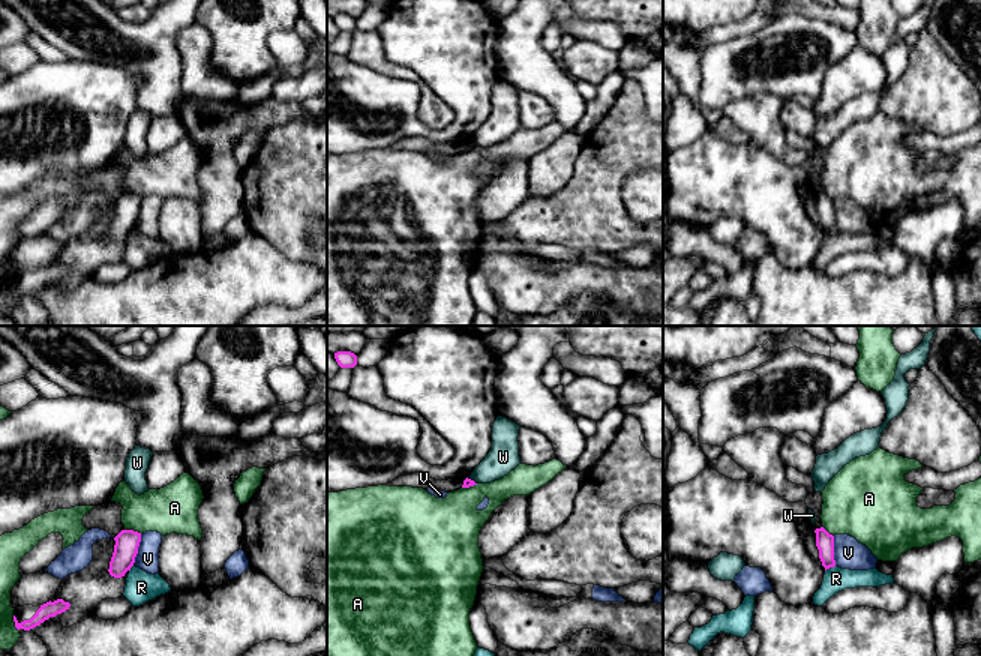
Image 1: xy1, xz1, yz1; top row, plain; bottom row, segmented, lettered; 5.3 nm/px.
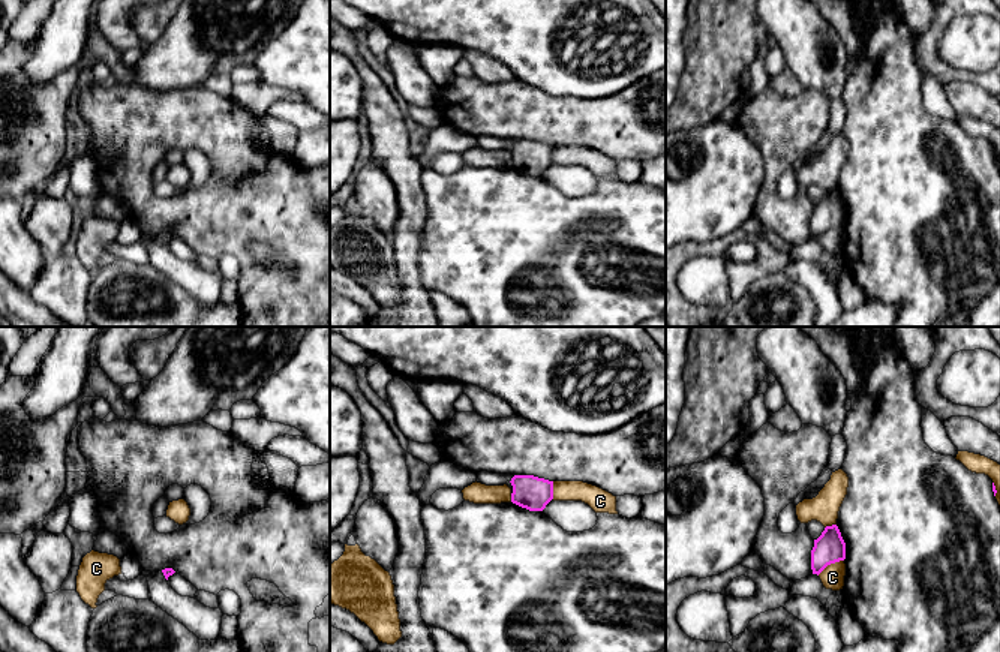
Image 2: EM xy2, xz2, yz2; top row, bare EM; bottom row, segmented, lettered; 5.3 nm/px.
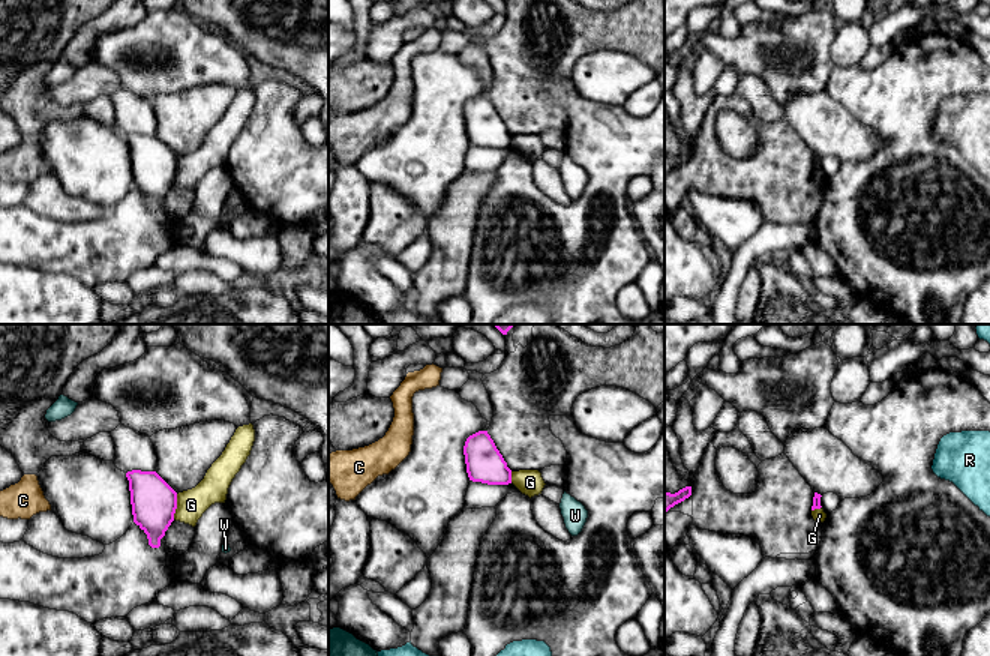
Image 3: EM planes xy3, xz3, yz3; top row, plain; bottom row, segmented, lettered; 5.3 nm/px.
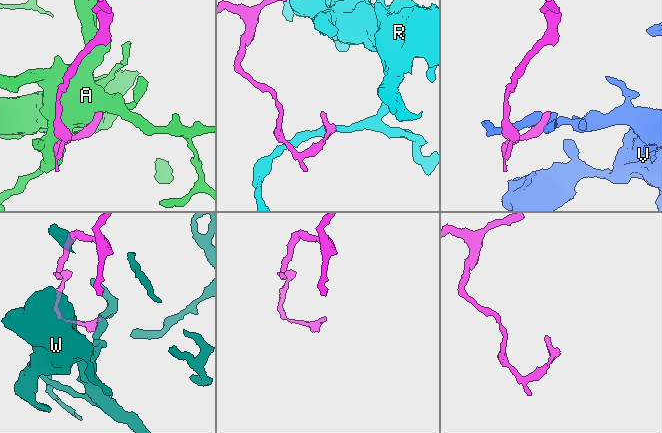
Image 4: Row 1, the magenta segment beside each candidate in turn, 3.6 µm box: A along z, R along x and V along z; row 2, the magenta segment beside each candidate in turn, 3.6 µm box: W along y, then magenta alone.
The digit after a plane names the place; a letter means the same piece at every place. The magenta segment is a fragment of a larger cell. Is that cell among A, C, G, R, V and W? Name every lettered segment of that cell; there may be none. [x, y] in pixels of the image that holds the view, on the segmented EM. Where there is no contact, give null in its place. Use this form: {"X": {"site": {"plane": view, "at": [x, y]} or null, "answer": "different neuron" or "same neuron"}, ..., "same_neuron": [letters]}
{"A": {"site": {"plane": "xy1", "at": [132, 530]}, "answer": "different neuron"}, "C": {"site": {"plane": "yz2", "at": [829, 564]}, "answer": "different neuron"}, "G": {"site": {"plane": "xy3", "at": [176, 506]}, "answer": "different neuron"}, "R": {"site": {"plane": "yz1", "at": [830, 566]}, "answer": "different neuron"}, "V": {"site": {"plane": "xy1", "at": [137, 550]}, "answer": "different neuron"}, "W": {"site": {"plane": "xz1", "at": [470, 479]}, "answer": "different neuron"}, "same_neuron": []}

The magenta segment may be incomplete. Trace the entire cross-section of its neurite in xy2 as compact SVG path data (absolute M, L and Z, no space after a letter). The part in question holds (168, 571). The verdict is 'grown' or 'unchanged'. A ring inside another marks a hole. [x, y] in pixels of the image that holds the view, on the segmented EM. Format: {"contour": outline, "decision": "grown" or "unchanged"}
{"contour": "M165 568L148 574L148 600L183 624L199 640L214 640L220 634L222 610L178 595L166 582L174 573L172 568Z", "decision": "grown"}

